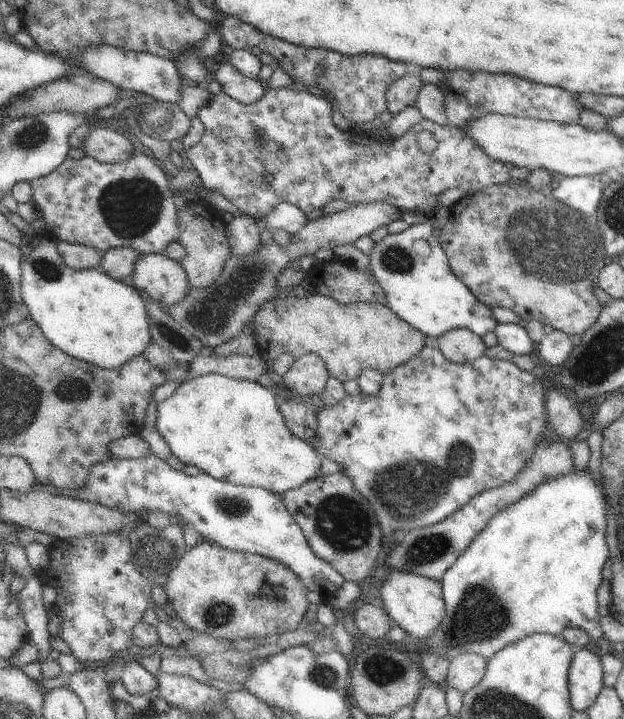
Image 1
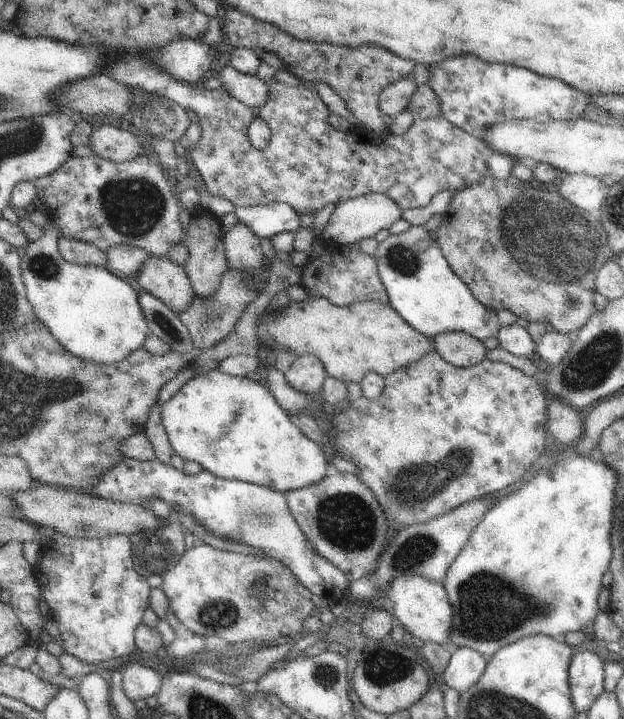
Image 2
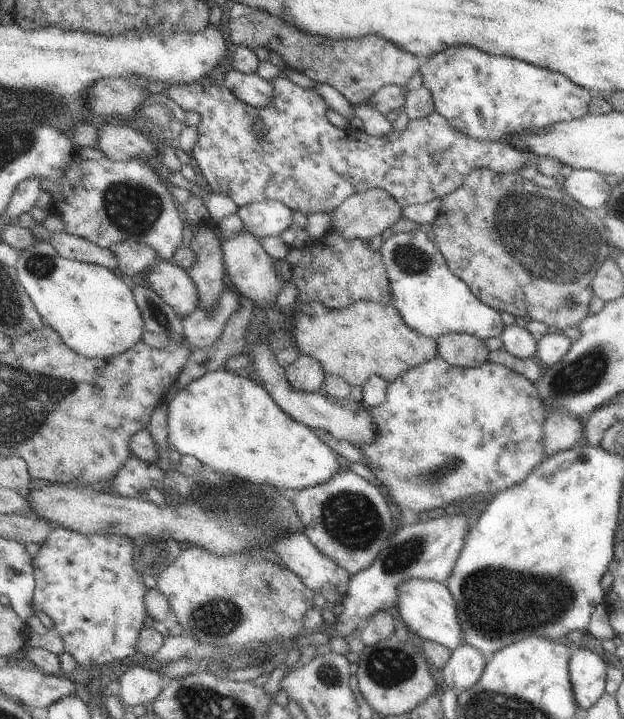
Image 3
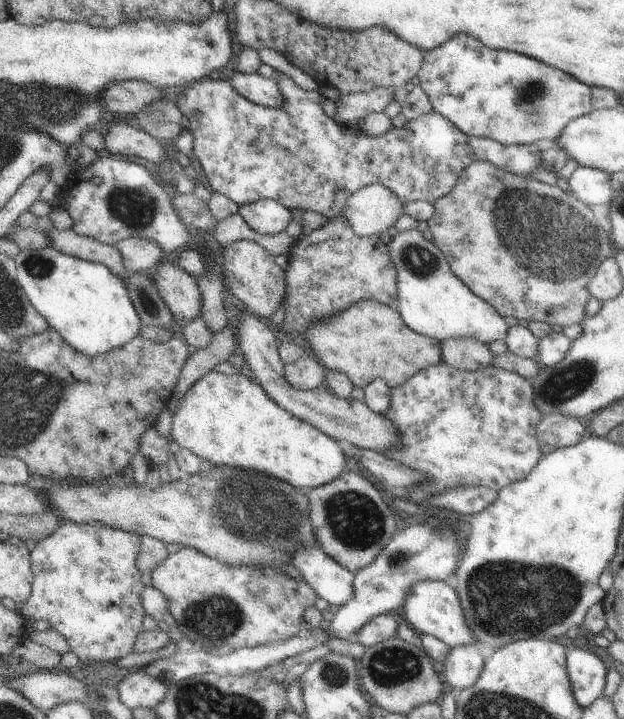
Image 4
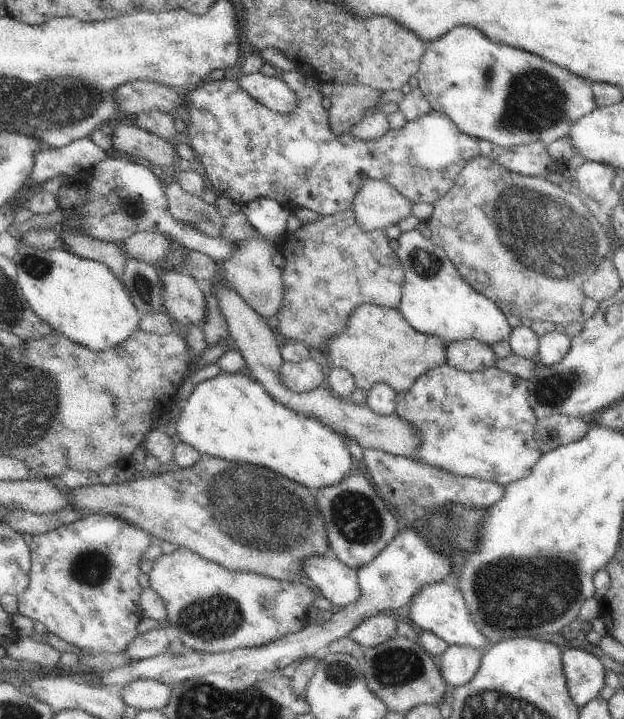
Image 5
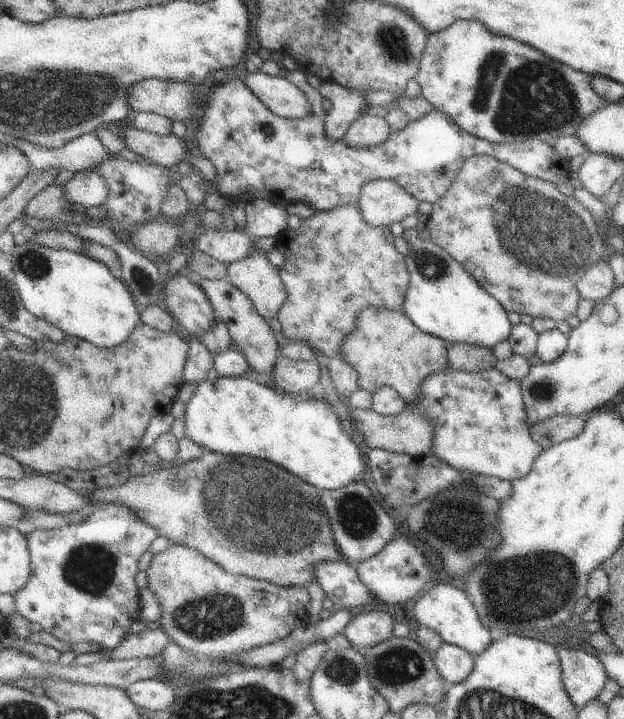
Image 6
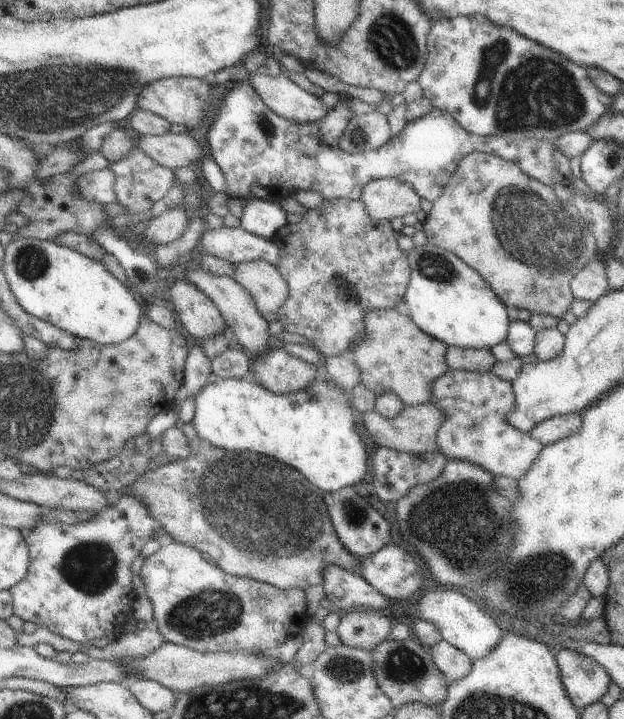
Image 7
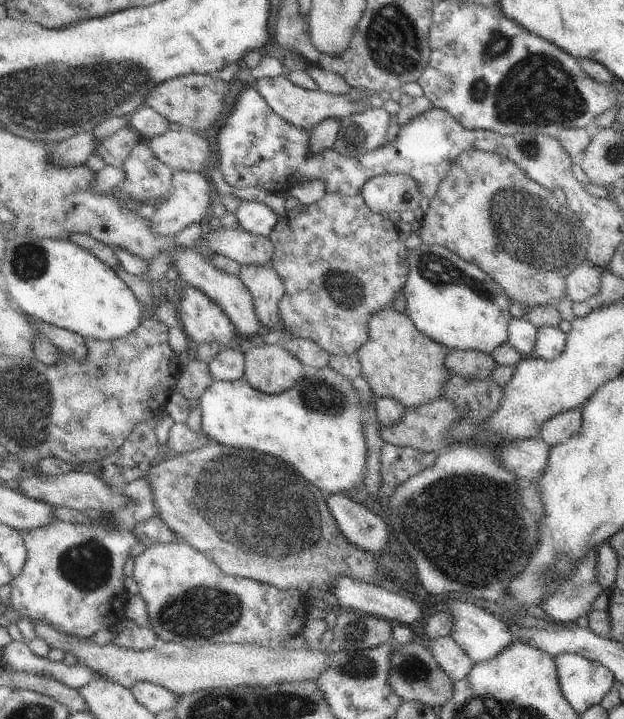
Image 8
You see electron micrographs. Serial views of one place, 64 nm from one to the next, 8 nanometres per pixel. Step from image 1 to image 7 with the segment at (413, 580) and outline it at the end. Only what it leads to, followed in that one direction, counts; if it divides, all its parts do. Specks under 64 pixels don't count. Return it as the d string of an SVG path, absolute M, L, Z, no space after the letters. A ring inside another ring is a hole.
M446 586L432 588L422 593L416 608L415 619L432 622L440 630L440 634L446 642L459 648L462 652L466 652L472 661L490 654L490 650L494 650L500 644L500 640L506 636L506 634L502 634L502 630L494 622L494 618L490 618L488 614L482 612L482 608L473 597L469 597L459 590L452 590Z

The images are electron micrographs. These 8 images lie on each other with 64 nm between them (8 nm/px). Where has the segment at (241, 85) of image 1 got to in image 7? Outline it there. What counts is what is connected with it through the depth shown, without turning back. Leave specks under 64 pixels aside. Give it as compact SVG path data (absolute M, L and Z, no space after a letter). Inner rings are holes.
M287 73L275 77L252 74L250 81L254 92L270 110L282 118L294 120L296 124L321 121L332 109L324 104L320 96L292 82Z

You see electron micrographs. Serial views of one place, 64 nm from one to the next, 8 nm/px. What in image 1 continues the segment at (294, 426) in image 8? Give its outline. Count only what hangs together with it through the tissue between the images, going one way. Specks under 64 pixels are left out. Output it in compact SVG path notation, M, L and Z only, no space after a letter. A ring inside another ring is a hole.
M199 374L197 377L182 382L172 396L162 402L158 402L156 428L170 447L170 451L184 464L197 466L200 471L204 471L206 474L210 474L210 476L224 482L229 482L230 484L262 487L282 496L287 490L302 486L302 484L308 482L308 480L314 480L320 472L323 457L316 454L316 450L308 444L308 441L296 438L296 436L288 430L288 426L286 426L286 422L284 422L284 417L278 408L278 404L279 401L276 392L260 383L227 377L221 374Z

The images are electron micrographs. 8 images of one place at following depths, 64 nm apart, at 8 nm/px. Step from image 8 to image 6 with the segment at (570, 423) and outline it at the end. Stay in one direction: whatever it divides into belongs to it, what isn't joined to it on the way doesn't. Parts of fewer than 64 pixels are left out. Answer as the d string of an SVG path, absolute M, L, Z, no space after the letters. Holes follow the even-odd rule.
M557 414L532 427L531 438L544 450L575 438L585 428L585 417Z

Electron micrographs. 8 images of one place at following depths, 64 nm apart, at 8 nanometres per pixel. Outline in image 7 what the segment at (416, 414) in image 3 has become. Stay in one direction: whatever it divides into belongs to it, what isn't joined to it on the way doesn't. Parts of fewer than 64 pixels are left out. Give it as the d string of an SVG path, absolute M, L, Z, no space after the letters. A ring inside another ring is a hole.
M448 369L432 382L432 396L428 402L446 416L437 432L437 446L448 460L470 462L494 476L511 476L518 481L528 474L538 454L544 450L542 442L508 424L506 416L514 412L516 406L514 386L498 378L492 370L480 374Z

